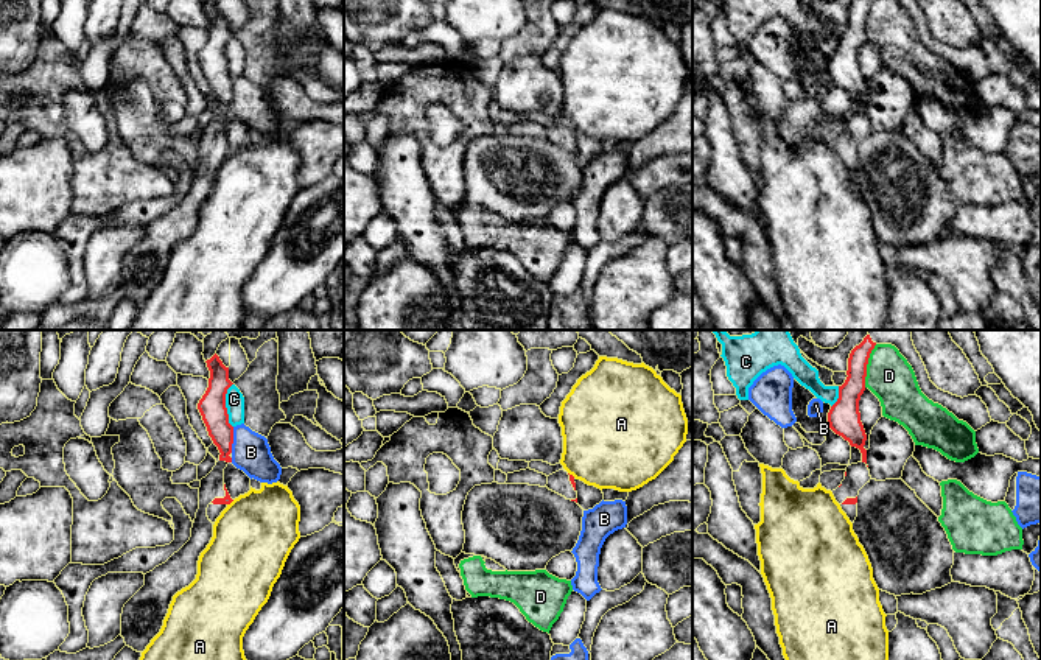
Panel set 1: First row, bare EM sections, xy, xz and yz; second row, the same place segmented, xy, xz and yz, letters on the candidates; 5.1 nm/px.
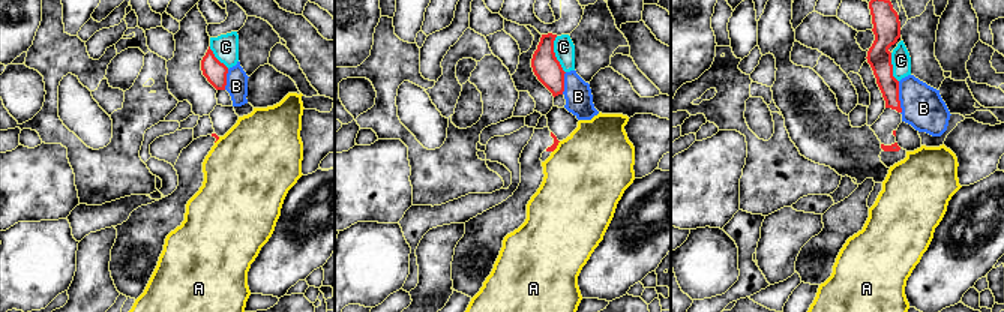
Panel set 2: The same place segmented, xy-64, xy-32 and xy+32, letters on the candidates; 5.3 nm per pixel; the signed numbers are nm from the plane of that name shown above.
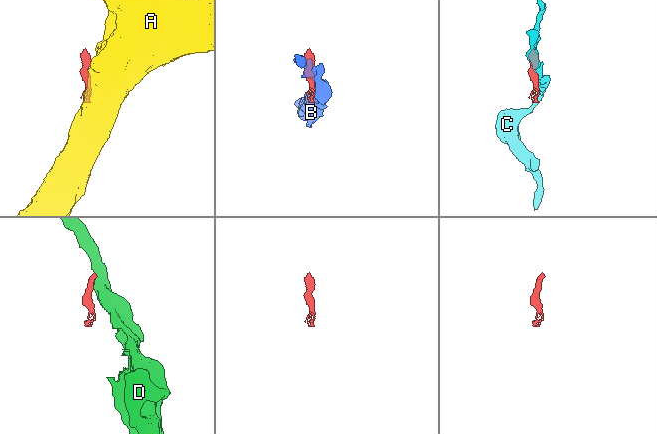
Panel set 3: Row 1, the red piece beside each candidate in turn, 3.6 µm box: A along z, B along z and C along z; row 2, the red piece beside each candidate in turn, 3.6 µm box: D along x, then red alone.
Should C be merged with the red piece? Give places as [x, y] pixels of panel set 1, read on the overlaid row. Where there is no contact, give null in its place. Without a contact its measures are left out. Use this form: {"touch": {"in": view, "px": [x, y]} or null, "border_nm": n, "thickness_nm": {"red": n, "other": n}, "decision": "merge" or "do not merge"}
{"touch": {"in": "xy", "px": [224, 405]}, "border_nm": 240, "thickness_nm": {"red": 140, "other": 100}, "decision": "do not merge"}

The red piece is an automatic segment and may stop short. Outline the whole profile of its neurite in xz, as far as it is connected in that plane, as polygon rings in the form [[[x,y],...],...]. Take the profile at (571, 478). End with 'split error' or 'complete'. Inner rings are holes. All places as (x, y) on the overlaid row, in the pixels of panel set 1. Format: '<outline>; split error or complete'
[[[559,470],[552,475],[549,475],[546,487],[549,490],[565,497],[566,500],[571,500],[571,501],[577,503],[574,476],[570,475],[568,472]]]; split error

